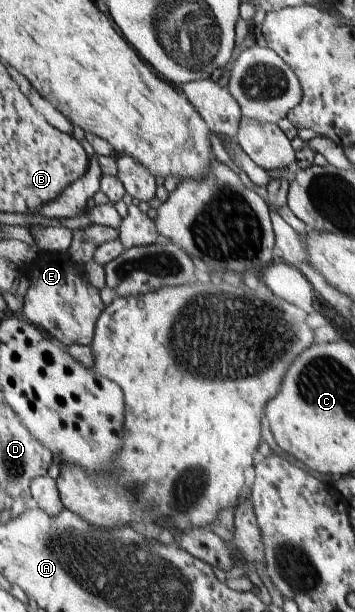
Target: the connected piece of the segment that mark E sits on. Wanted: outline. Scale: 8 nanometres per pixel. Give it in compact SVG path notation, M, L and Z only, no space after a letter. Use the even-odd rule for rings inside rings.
M41 252L27 269L30 285L20 315L64 346L90 345L99 314L105 309L100 290L83 277L82 266L68 254Z

